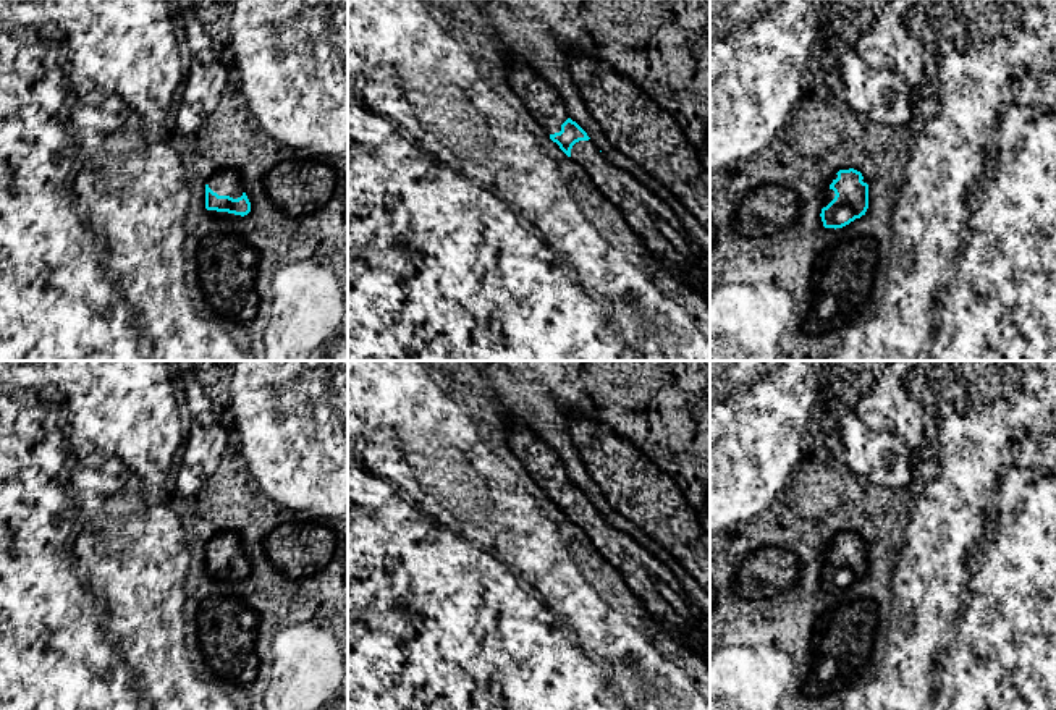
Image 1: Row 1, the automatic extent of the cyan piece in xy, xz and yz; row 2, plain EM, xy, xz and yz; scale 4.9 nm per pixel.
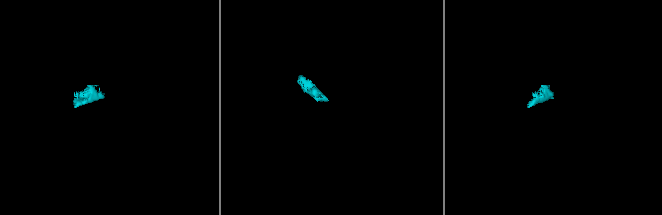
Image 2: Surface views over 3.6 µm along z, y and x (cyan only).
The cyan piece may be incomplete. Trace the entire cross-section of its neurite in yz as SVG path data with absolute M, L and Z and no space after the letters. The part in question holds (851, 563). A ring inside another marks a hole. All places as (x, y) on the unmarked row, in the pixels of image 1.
M839 532L823 548L822 584L825 590L843 590L865 577L868 571L868 547L862 543L860 534Z

